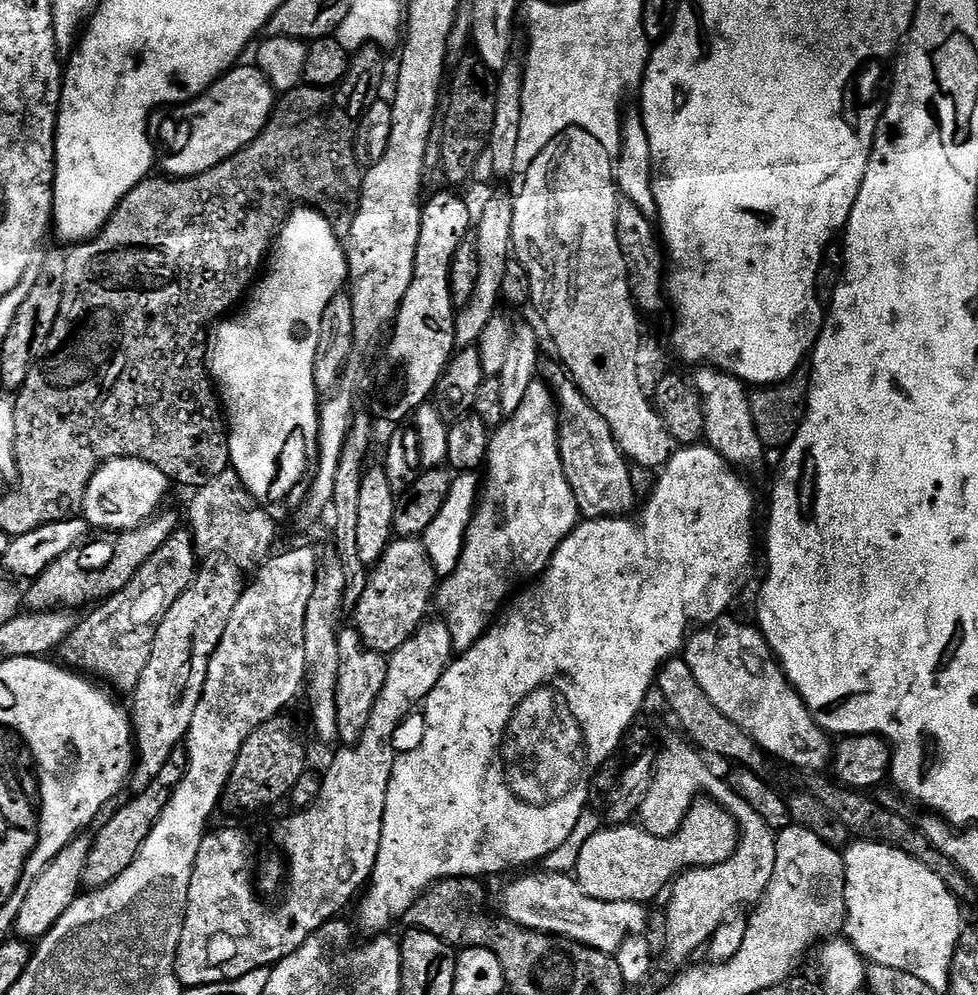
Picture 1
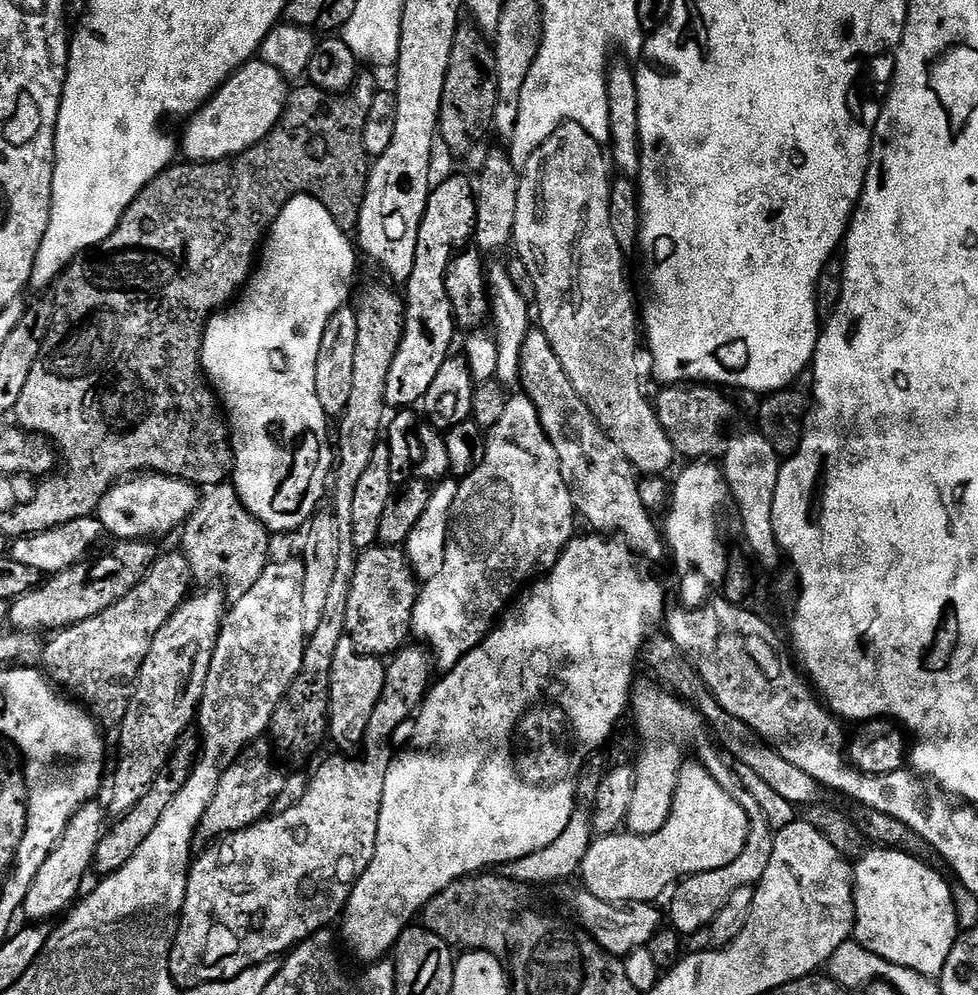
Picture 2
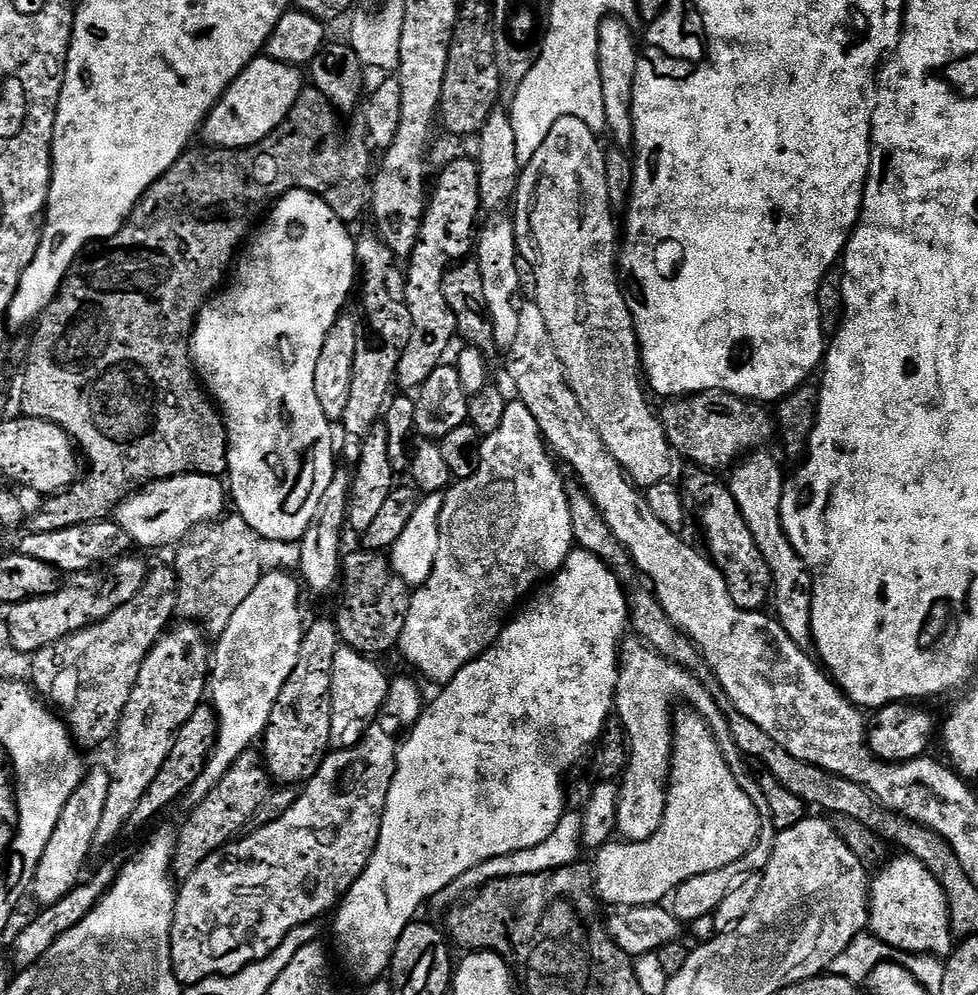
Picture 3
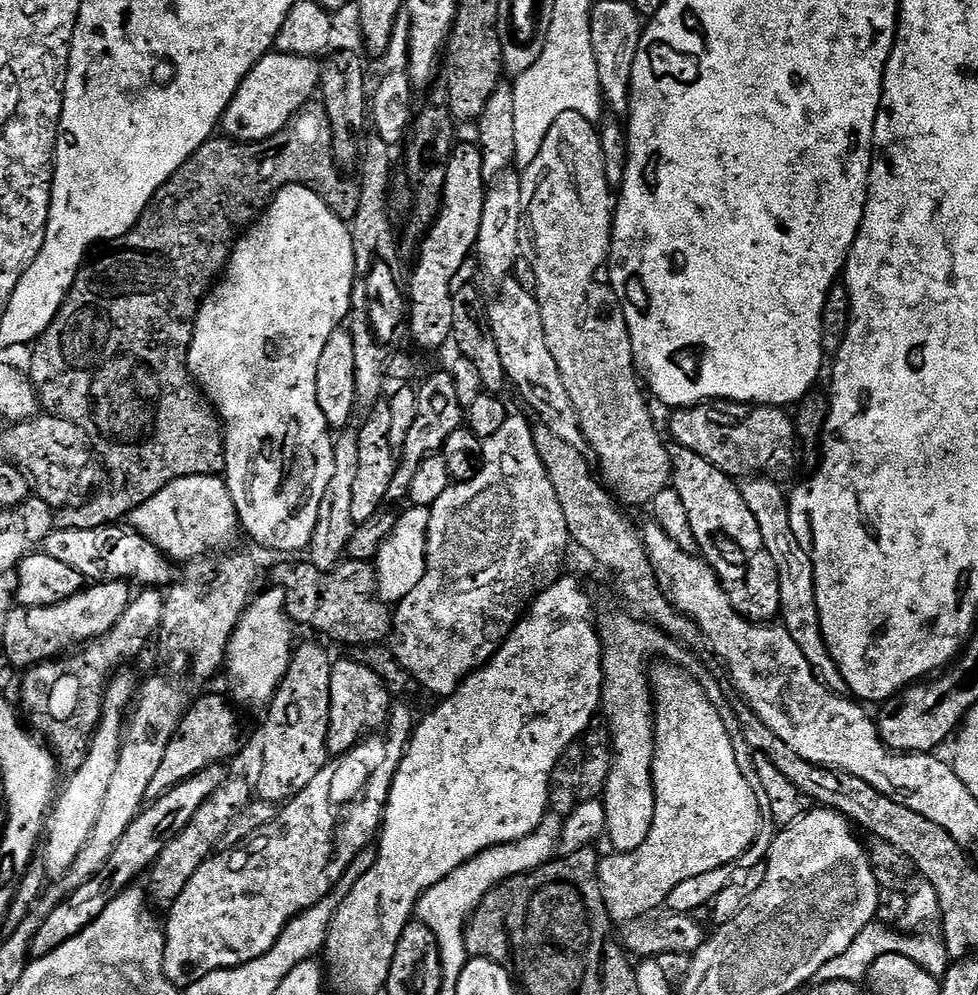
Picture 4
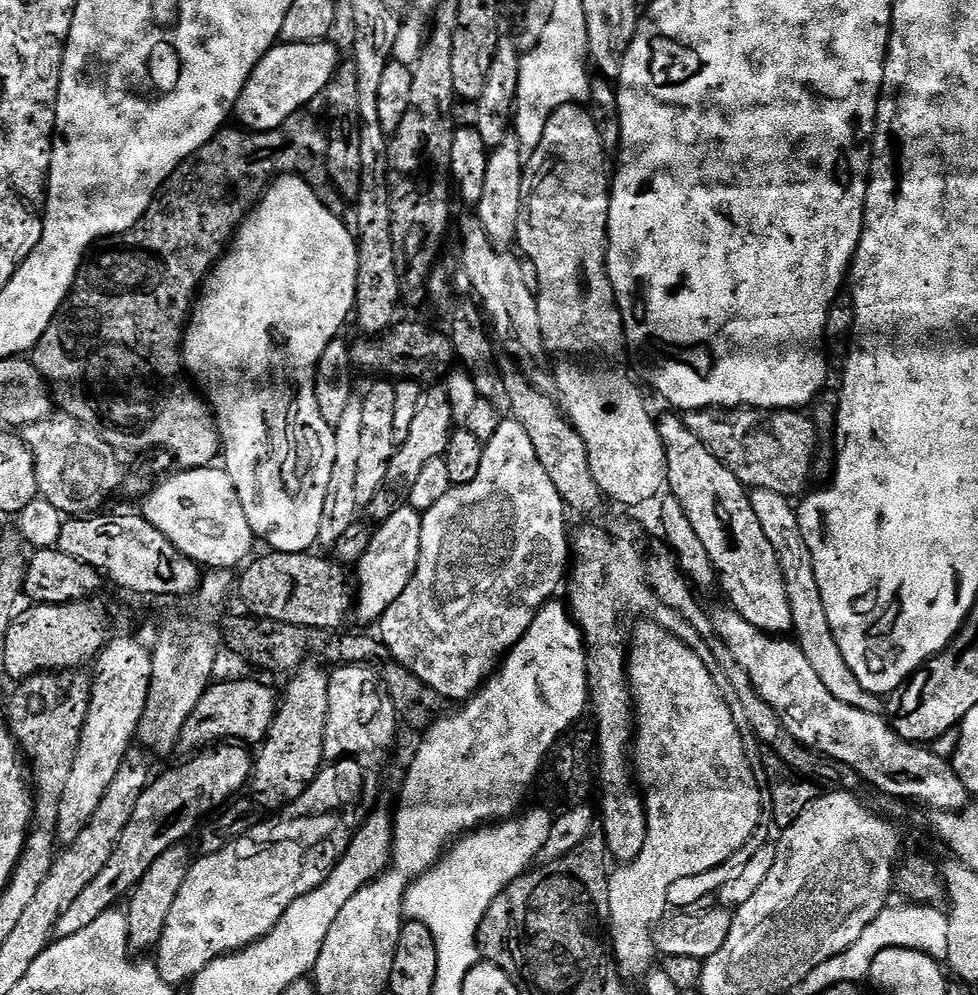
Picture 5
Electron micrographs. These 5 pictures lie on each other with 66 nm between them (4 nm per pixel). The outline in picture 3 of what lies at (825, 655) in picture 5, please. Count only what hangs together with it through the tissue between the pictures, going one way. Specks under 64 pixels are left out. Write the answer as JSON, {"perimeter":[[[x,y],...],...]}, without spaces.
{"perimeter":[[[757,450],[743,457],[731,469],[730,475],[732,477],[727,477],[726,480],[728,488],[754,542],[758,542],[758,550],[762,550],[762,558],[766,558],[772,575],[770,604],[771,607],[776,607],[774,619],[799,648],[811,649],[813,647],[812,577],[808,575],[804,559],[789,542],[780,518],[780,499],[784,493],[786,472],[780,469],[779,462],[768,453],[768,450]]]}

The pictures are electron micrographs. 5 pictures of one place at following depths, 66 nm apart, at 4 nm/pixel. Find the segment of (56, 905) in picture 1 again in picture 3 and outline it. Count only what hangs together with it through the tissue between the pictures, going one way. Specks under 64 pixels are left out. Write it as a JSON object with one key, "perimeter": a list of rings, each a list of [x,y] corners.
{"perimeter":[[[96,768],[93,772],[91,769],[78,786],[78,790],[70,794],[70,802],[62,806],[62,818],[58,818],[58,826],[54,826],[54,834],[50,834],[46,850],[42,850],[42,858],[32,879],[30,896],[37,900],[37,905],[47,906],[58,902],[81,883],[85,875],[84,867],[88,864],[88,855],[93,855],[94,852],[94,834],[98,834],[102,810],[106,807],[106,794],[110,794],[109,769]]]}

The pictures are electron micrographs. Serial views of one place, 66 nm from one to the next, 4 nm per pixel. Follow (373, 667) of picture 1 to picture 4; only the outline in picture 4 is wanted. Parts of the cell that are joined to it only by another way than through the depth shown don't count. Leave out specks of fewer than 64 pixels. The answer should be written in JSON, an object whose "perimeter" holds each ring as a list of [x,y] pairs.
{"perimeter":[[[351,658],[337,659],[333,663],[330,678],[330,726],[328,727],[328,750],[333,757],[350,751],[361,742],[362,738],[369,735],[370,730],[383,729],[389,719],[389,711],[388,687],[380,681],[378,674],[374,674],[374,670]]]}

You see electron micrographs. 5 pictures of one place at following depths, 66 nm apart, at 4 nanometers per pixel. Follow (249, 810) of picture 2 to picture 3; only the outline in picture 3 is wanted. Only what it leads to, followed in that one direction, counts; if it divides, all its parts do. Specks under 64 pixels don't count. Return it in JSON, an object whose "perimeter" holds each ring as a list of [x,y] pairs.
{"perimeter":[[[249,750],[241,754],[222,774],[222,782],[210,790],[201,800],[195,801],[192,813],[184,820],[184,825],[176,832],[176,845],[172,851],[172,874],[183,882],[210,858],[219,848],[237,839],[245,831],[248,823],[258,814],[258,808],[273,791],[274,784],[268,775],[263,755]]]}

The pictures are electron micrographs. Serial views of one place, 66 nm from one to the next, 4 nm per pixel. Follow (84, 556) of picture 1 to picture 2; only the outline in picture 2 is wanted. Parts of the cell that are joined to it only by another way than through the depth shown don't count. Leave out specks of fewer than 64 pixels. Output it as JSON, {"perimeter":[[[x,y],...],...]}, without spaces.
{"perimeter":[[[148,538],[121,540],[113,543],[112,554],[94,563],[83,560],[66,571],[53,573],[44,583],[11,601],[8,610],[9,625],[19,632],[53,632],[66,630],[86,618],[96,617],[120,601],[142,580],[156,561],[158,549]]]}

